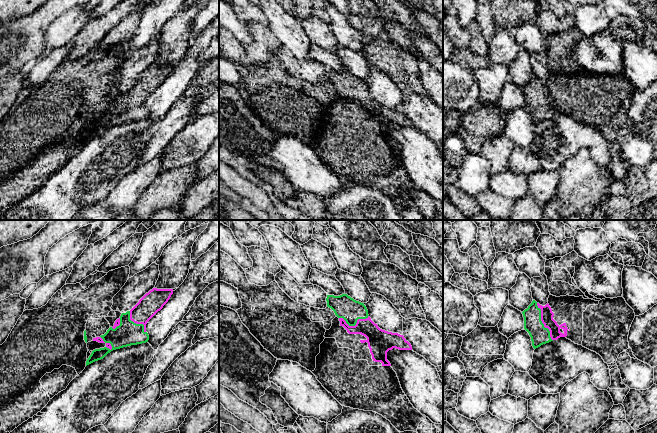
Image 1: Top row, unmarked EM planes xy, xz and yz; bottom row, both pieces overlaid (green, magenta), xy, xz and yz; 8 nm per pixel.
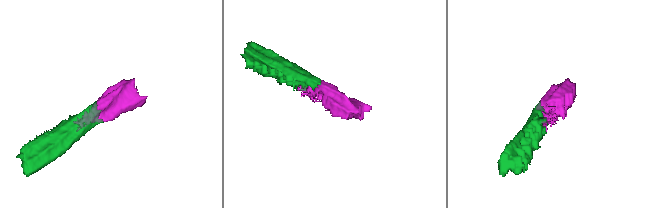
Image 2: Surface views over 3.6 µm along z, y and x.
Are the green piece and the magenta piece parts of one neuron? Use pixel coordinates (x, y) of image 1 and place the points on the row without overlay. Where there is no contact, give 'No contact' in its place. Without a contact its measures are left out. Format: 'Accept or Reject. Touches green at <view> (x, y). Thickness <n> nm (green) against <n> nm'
Accept. Touches green at yz (541, 98). Thickness 150 nm (green) against 100 nm

